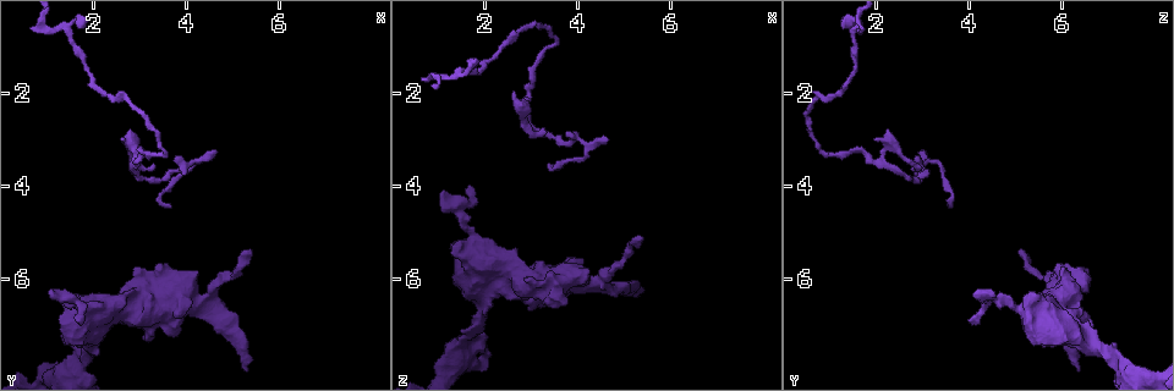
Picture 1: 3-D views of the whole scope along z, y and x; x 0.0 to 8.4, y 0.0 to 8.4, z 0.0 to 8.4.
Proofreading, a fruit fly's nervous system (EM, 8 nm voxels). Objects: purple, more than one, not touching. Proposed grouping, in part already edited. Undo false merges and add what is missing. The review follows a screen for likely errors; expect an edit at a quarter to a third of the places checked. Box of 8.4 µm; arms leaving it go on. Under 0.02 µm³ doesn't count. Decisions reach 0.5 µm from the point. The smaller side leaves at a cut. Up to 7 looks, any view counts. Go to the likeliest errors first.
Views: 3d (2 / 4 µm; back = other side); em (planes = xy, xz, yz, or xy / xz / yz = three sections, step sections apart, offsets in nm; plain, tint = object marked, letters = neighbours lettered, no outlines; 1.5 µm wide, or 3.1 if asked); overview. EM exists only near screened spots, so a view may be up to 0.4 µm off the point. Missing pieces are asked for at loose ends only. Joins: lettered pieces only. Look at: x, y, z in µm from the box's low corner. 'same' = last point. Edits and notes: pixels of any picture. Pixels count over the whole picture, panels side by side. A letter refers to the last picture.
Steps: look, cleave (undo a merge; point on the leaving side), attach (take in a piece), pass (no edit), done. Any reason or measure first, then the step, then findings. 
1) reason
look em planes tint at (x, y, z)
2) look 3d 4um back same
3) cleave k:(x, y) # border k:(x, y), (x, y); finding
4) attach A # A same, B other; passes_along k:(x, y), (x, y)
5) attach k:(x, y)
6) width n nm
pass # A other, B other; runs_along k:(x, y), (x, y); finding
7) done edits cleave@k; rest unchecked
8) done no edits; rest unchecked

look em planes plain at (5.35, 7.90, 6.40)

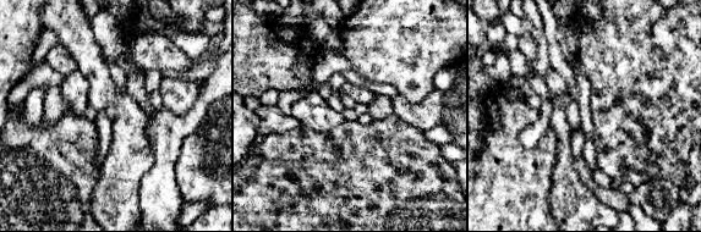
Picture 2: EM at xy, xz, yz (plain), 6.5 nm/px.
what lies round it
look em planes letters same

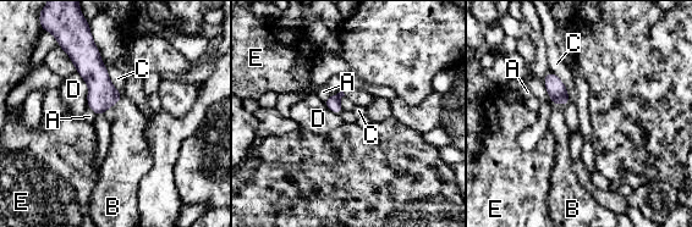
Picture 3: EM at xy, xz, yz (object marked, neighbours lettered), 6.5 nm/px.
attach B # A other, B same, C other, D other, E other; it goes on there

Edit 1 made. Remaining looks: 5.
see it whole again
look overview

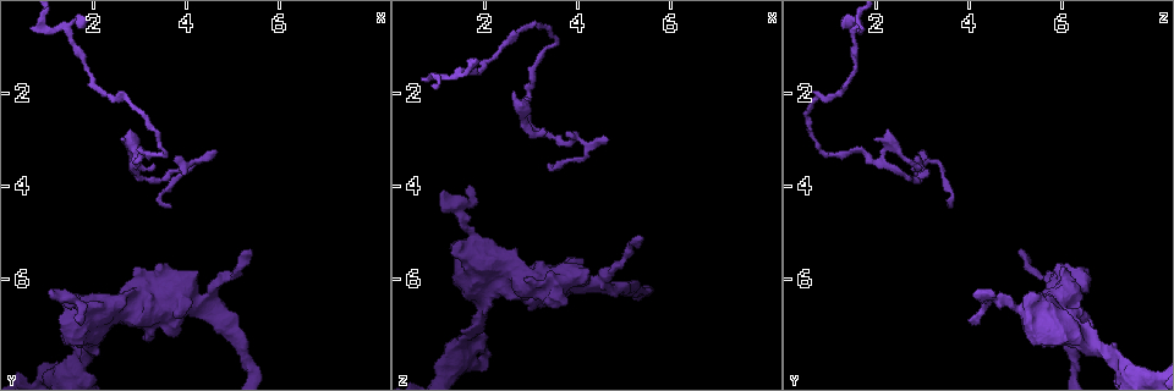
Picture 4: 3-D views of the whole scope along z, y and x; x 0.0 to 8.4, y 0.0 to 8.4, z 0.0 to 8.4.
look 3d 4um at (5.40, 5.30, 5.15)

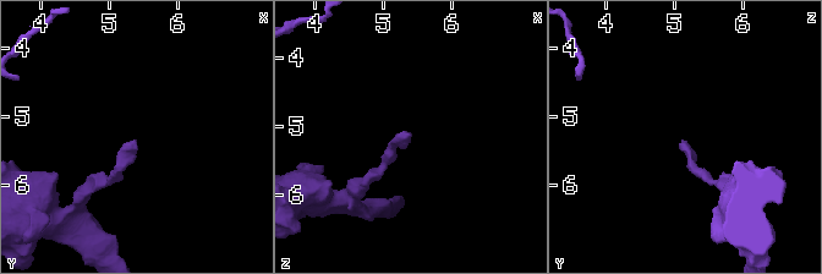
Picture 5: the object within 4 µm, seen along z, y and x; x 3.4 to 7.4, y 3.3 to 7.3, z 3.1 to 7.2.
shape alone is not enough
look em planes letters at (5.35, 5.40, 5.15)

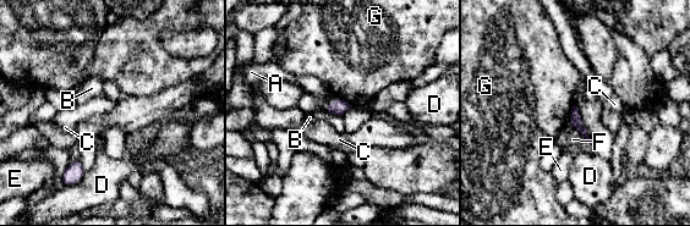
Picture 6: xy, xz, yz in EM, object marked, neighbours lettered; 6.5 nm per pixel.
width 90 nm
pass # A other, B other, C other, D other, E other, F other, G other; border 6:(574, 104), (570, 116), (565, 122); no lettered piece goes on from it

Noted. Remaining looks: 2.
free end
look em planes tint at (1.35, 6.30, 5.35)

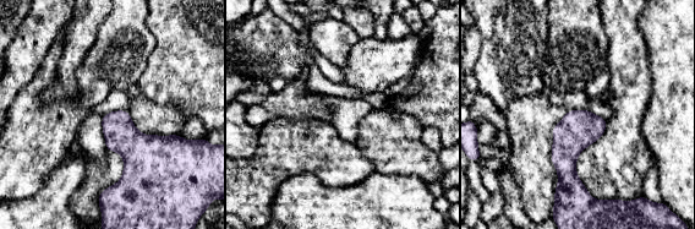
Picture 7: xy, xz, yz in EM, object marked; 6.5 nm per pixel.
what lies round it
look em planes letters same

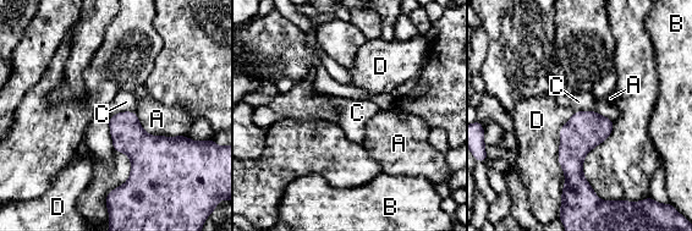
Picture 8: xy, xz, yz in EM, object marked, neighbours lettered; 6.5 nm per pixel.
pass # A other, B other, C other, D other; border 8:(574, 110), (594, 110), (597, 113); no lettered piece goes on from it

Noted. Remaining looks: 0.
done edits attach@3; rest unchecked

